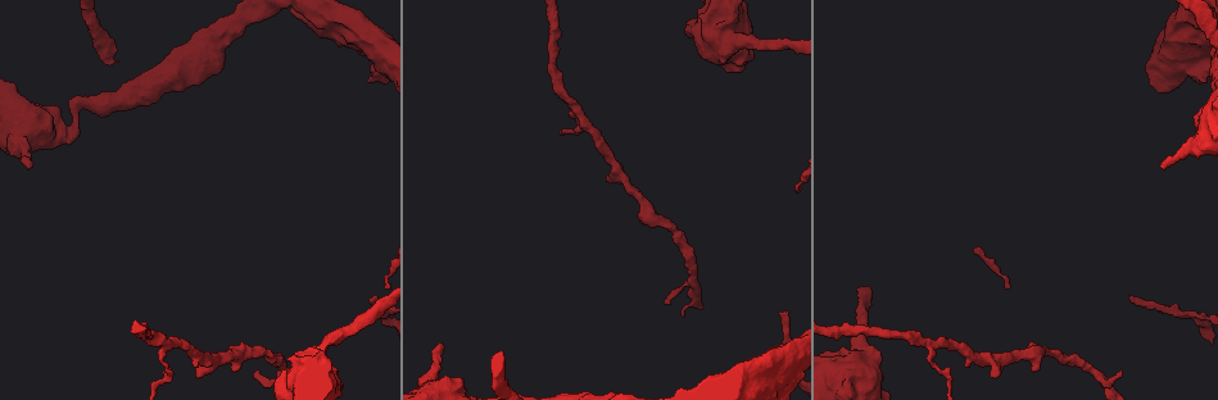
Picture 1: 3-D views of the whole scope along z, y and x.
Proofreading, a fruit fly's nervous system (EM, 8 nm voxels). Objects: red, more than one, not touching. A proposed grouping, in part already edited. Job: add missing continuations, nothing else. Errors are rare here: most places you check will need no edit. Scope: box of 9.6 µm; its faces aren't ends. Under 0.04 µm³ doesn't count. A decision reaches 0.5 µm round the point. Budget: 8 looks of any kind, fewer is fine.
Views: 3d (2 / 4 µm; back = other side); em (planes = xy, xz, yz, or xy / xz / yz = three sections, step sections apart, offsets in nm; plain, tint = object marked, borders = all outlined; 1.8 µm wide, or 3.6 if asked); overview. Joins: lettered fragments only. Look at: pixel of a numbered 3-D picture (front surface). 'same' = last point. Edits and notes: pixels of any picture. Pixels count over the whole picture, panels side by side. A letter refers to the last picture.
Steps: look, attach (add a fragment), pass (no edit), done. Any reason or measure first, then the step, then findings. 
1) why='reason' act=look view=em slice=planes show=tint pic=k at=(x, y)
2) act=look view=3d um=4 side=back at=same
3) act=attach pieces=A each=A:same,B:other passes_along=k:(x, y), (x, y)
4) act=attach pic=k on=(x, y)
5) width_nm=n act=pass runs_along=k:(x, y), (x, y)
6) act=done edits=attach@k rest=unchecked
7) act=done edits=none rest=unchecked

why='thick turns thin' act=look view=em um=3.6 slice=planes show=borders pic=1 at=(788, 382)

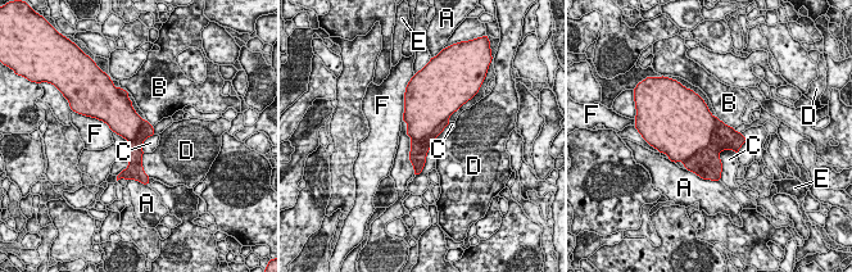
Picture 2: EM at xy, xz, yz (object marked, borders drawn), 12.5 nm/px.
longest_contact=C:440nm act=pass each=A:other,B:other,C:other,D:other,E:other,F:other found='no lettered fragment goes on from it'

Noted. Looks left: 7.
why='free end' act=look view=em slice=planes show=borders pic=1 at=(1160, 166)

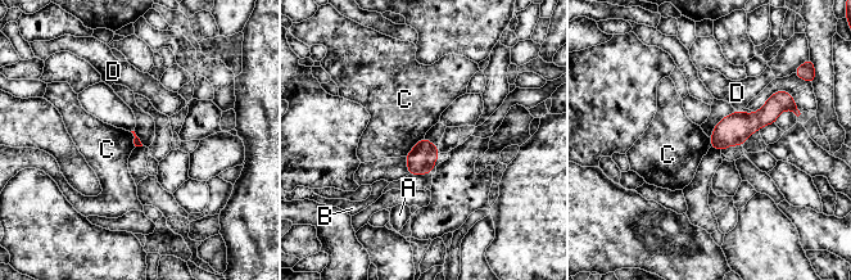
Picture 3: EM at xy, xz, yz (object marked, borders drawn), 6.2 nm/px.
act=pass each=A:other,B:other,C:other,D:other border=3:(424, 136), (404, 156) found='none of them fits'

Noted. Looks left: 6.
why='free end' act=look view=em slice=planes show=borders pic=1 at=(996, 376)

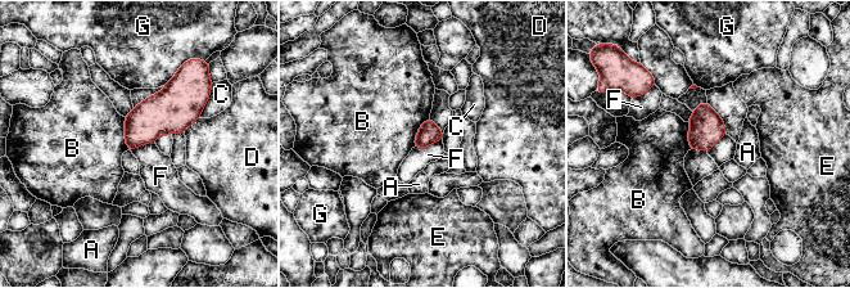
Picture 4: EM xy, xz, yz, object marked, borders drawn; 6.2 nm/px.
act=pass each=A:other,B:other,C:other,D:other,E:other,F:other,G:other border=4:(442, 139), (423, 148), (414, 148) found='none of them fits'

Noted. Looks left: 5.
why='tapers out' act=look view=em slice=planes show=tint pic=1 at=(1118, 373)

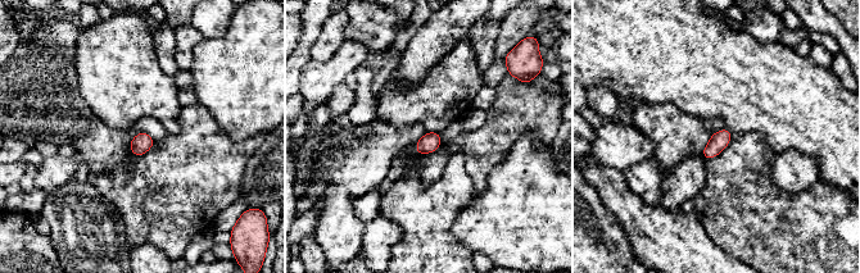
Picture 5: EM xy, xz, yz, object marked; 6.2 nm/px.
why='what lies round it' act=look view=em slice=planes show=borders at=same

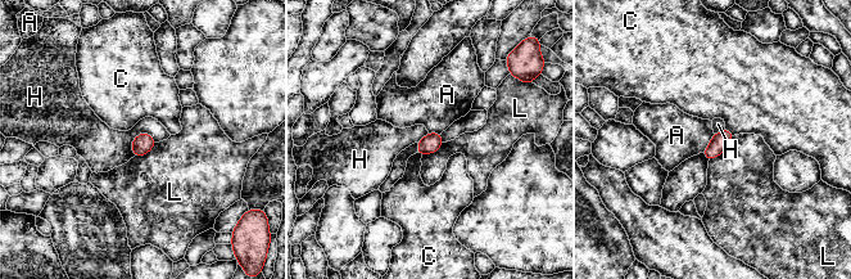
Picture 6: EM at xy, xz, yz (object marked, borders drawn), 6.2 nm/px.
act=pass each=A:other,C:other,H:other,L:other border=6:(157, 142), (140, 133), (130, 149) found='none of them fits'

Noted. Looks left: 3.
act=done edits=none rest=unchecked

